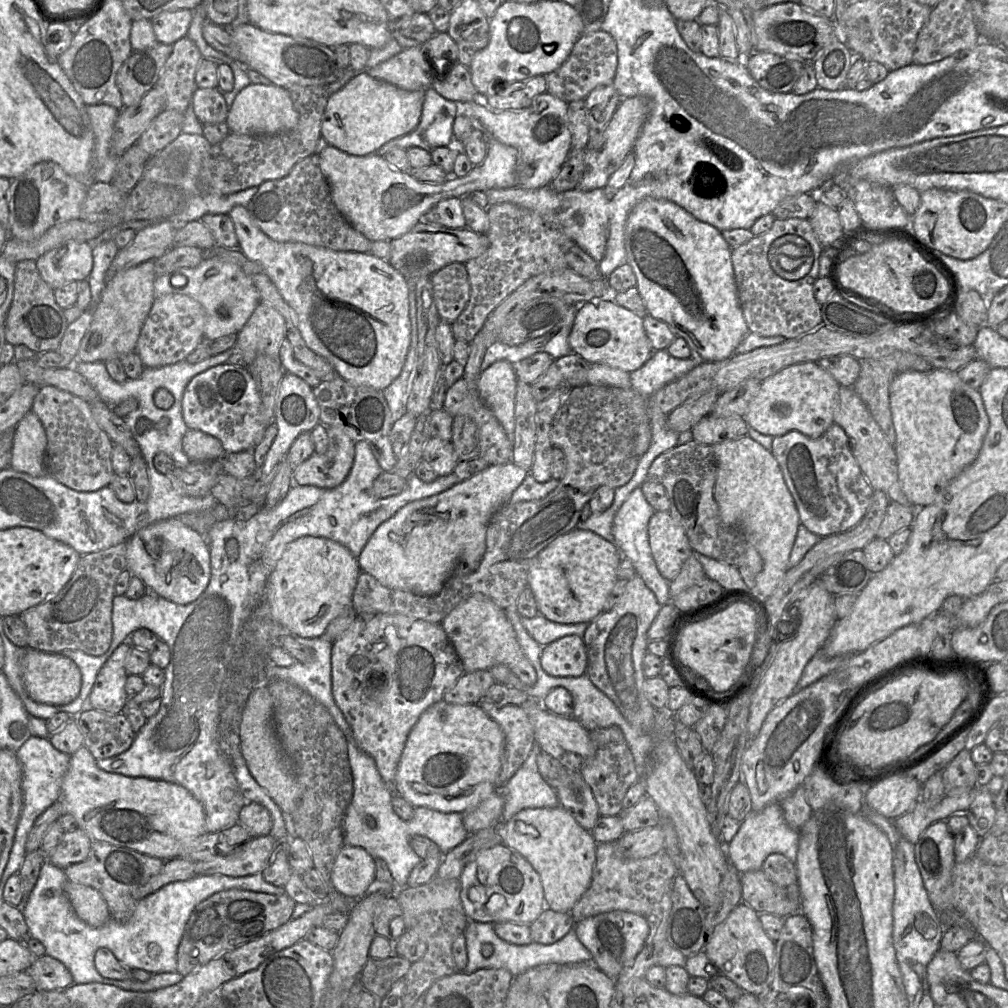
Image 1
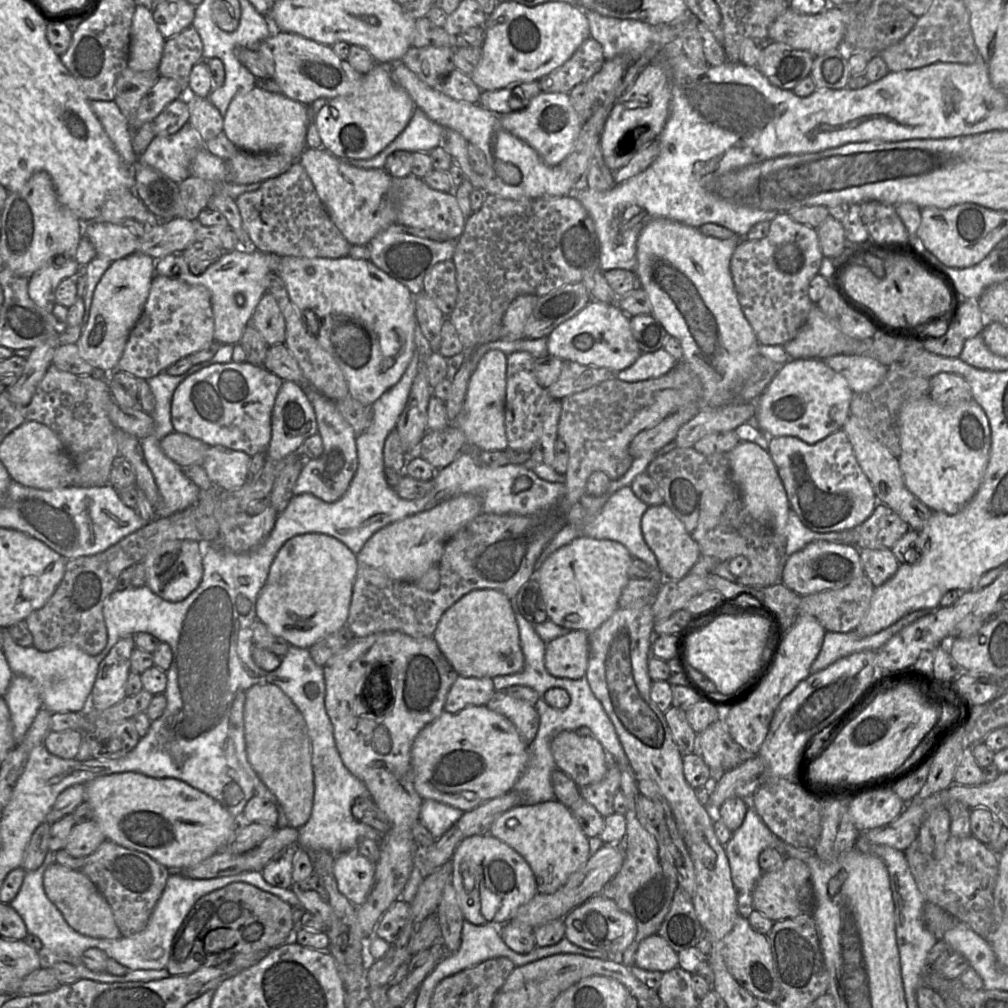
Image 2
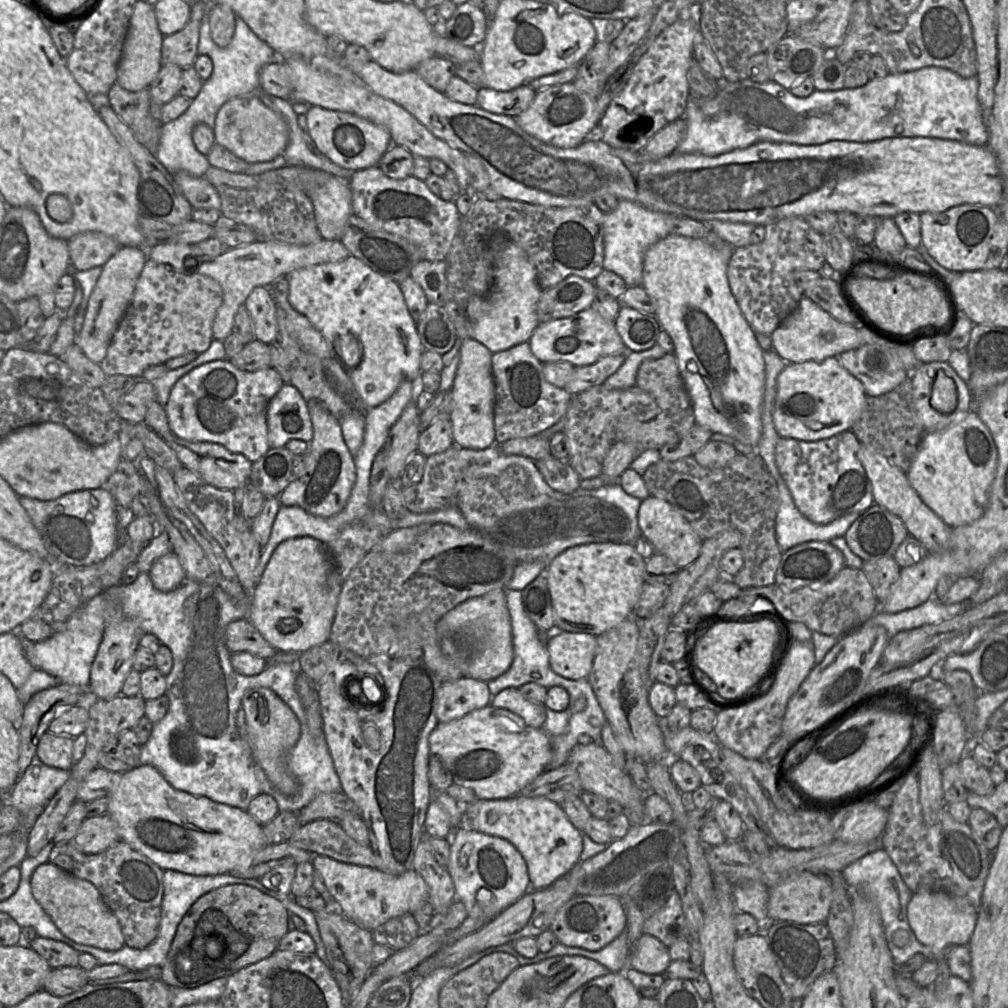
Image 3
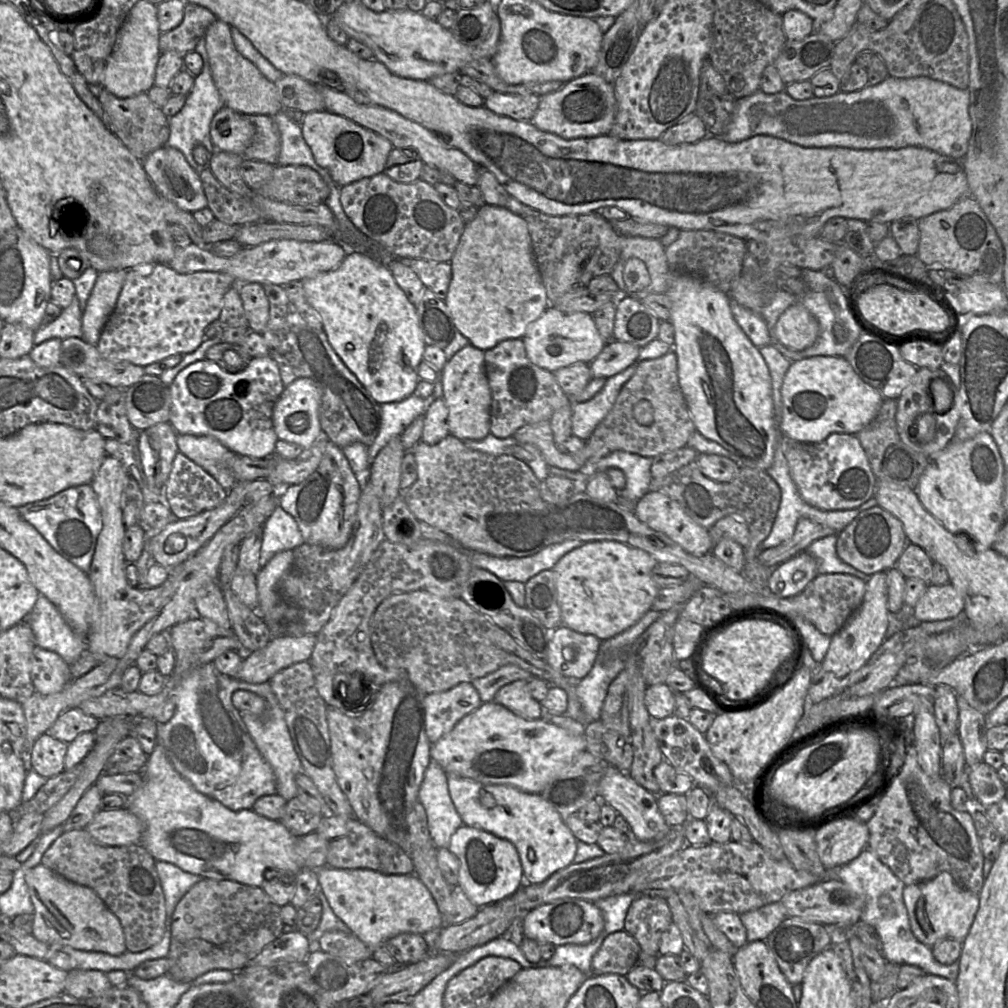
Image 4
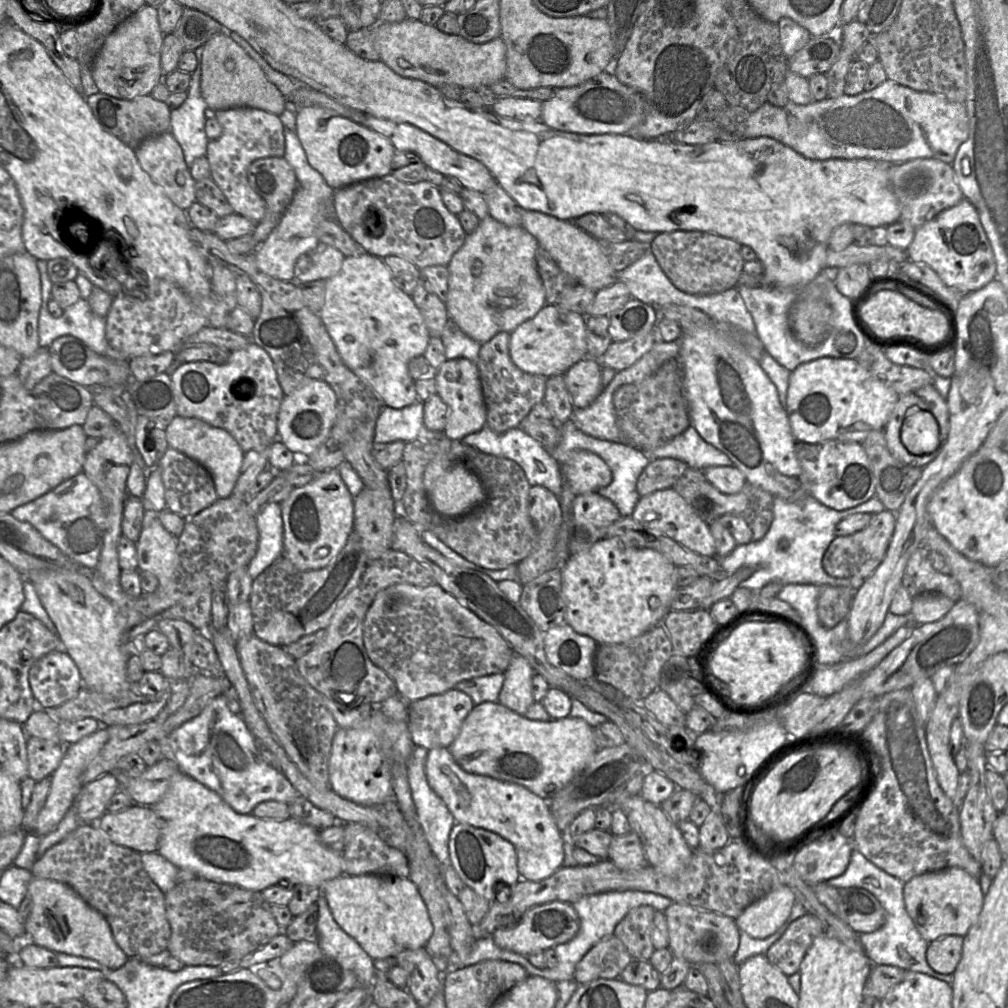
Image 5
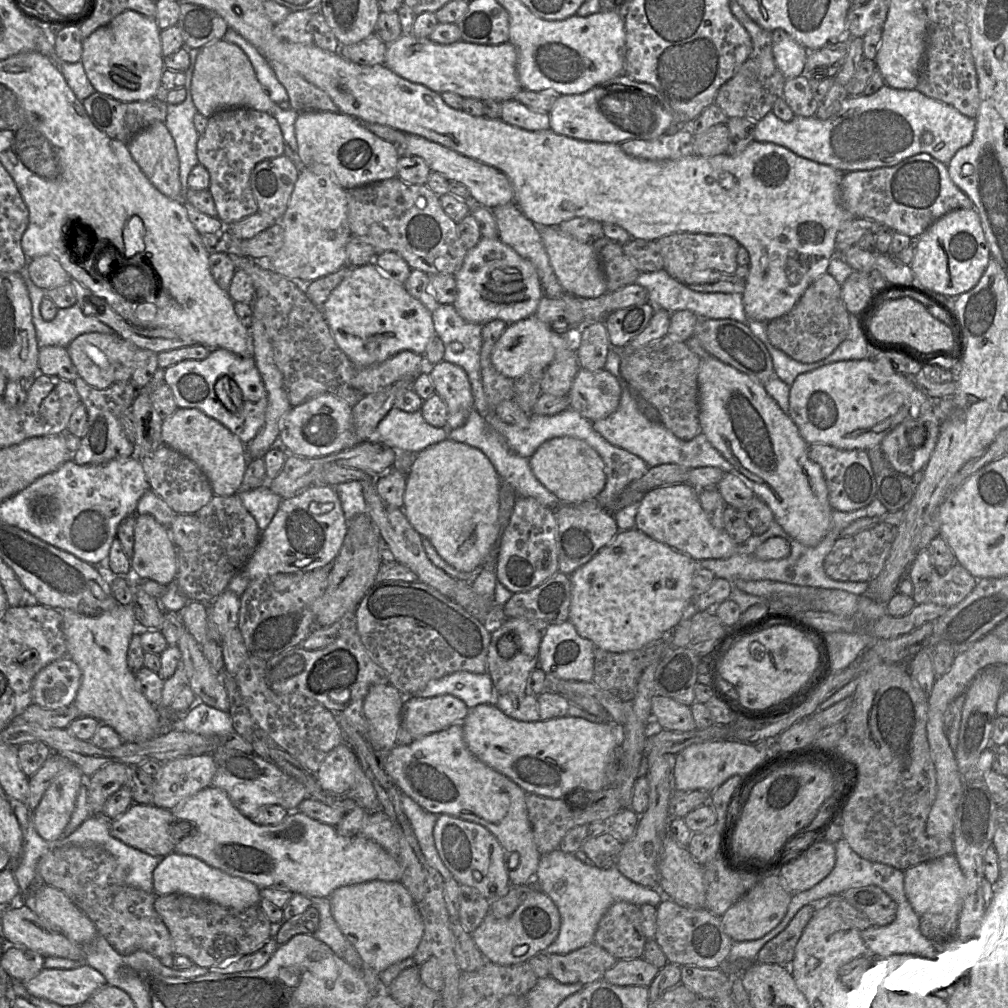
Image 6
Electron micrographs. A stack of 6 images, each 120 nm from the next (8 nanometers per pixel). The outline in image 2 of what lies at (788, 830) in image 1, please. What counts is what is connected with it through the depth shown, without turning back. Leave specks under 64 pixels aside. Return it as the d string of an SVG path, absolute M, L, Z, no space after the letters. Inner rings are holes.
M743 798L748 806L742 825L732 834L731 839L725 845L725 850L731 870L731 878L734 884L739 912L741 914L750 913L752 907L753 889L763 874L759 865L759 855L766 848L774 848L781 851L784 855L784 842L778 838L761 820L752 805L751 798Z

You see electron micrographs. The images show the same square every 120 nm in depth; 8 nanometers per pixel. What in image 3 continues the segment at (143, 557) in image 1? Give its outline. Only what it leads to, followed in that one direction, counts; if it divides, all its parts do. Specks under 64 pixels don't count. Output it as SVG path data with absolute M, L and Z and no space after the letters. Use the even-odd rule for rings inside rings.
M173 551L159 558L149 575L153 586L161 592L172 591L186 580L185 571Z

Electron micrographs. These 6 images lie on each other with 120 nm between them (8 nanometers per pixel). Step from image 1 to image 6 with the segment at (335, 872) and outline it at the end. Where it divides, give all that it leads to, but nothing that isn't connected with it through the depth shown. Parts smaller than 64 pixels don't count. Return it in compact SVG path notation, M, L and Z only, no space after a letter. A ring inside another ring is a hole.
M372 880L342 886L329 896L332 915L365 967L380 975L386 968L413 955L424 933L421 915L401 881Z

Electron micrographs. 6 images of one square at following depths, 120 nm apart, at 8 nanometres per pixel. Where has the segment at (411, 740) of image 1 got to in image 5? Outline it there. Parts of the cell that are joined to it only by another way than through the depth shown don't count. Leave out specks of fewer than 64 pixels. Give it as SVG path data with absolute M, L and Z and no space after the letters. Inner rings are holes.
M499 701L475 705L448 748L465 771L520 784L542 798L563 788L598 750L592 727L582 718L531 720Z

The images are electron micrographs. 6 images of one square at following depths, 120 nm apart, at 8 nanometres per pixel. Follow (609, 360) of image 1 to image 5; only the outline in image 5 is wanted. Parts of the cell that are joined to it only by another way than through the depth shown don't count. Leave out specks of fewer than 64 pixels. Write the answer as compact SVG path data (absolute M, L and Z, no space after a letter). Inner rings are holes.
M548 304L531 319L510 333L509 354L522 371L549 378L564 374L571 366L588 357L586 316L562 311L556 304Z

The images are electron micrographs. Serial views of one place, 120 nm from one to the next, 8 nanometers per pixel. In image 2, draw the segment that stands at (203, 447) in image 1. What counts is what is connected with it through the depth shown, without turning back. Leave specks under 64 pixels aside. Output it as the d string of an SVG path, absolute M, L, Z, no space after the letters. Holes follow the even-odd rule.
M179 432L165 436L160 446L164 454L179 466L201 466L209 448L203 441Z

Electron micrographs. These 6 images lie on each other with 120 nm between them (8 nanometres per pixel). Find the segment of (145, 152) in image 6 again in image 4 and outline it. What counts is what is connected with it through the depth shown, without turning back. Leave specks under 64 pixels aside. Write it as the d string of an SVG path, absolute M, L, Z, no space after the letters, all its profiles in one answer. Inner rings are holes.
M168 145L158 148L142 161L142 165L156 191L182 210L193 213L208 206L199 174L176 148Z

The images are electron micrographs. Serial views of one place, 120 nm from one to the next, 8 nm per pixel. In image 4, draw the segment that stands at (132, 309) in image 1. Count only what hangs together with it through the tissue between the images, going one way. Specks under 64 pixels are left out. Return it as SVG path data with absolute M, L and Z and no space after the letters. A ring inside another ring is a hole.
M128 270L100 272L82 316L82 340L96 346L101 332L115 309Z

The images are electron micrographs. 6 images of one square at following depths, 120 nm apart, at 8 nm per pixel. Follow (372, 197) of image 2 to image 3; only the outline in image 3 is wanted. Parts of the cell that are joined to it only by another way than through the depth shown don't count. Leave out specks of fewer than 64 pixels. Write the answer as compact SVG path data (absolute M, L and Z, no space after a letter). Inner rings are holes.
M302 167L297 178L290 183L306 193L312 201L316 225L322 238L340 241L348 219L353 215L349 180L323 170Z

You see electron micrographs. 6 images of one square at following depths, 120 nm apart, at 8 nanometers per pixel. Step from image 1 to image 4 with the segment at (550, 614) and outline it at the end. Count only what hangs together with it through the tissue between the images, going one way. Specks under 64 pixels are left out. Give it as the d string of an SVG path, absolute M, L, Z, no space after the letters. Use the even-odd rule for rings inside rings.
M616 541L587 542L568 552L552 569L562 624L601 641L626 631L651 610L660 590L653 579L657 564L647 552Z

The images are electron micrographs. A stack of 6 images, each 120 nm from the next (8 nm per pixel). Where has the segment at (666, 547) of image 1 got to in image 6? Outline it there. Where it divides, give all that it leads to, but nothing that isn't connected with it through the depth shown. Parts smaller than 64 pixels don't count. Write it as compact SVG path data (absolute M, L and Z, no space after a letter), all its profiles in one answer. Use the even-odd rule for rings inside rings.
M689 483L666 485L649 491L640 501L635 528L695 561L732 556L741 544L736 544L724 530L711 525L699 503L698 492Z

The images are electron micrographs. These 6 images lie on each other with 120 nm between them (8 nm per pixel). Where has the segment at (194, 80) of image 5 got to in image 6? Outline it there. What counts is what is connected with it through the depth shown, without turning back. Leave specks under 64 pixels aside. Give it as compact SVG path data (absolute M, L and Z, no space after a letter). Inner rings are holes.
M194 66L188 71L188 100L180 104L167 104L167 115L164 121L176 146L179 158L179 177L182 186L183 196L187 186L187 179L190 171L198 164L196 144L199 134L193 124L193 117L198 112L191 95L191 81Z

